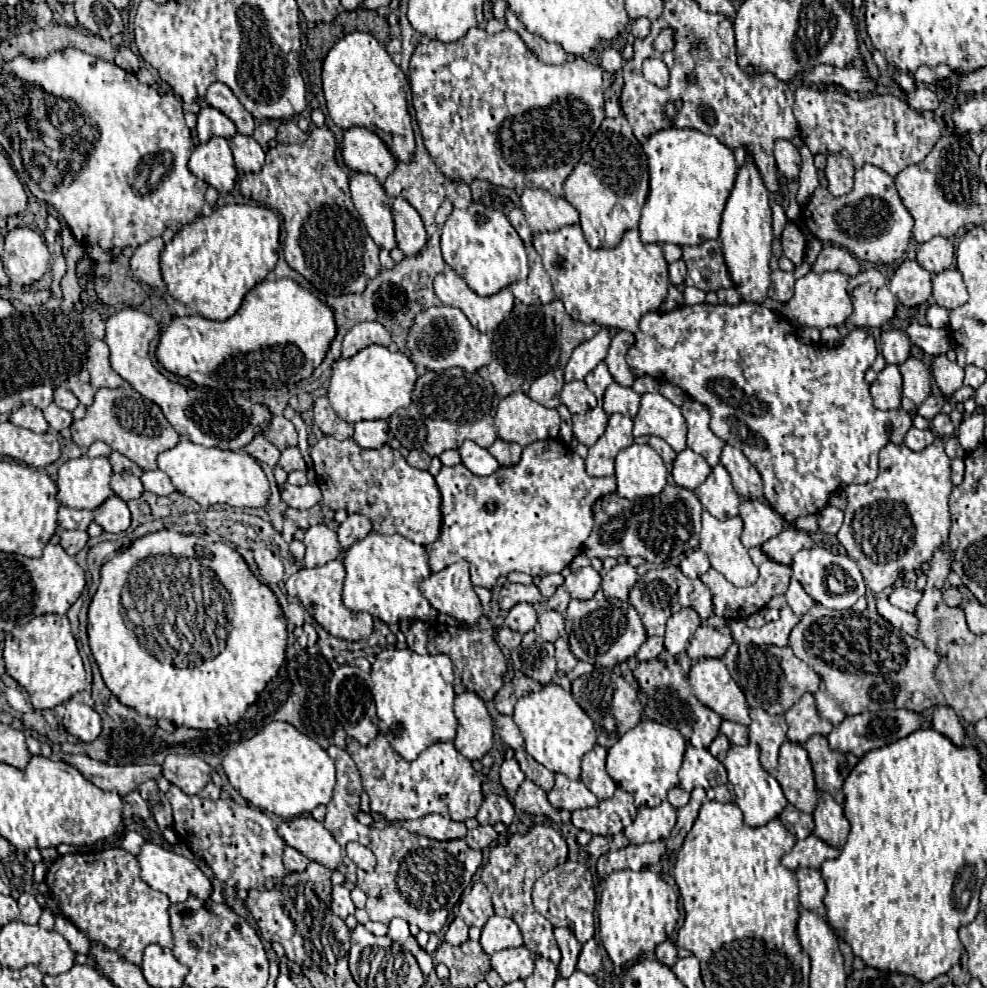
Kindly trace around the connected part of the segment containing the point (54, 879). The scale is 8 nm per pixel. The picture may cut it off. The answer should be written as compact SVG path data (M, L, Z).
M108 848L90 854L58 856L48 868L46 884L58 900L64 918L68 918L92 942L118 952L120 958L140 966L142 952L148 944L172 948L168 916L170 900L140 878L140 864L130 852Z

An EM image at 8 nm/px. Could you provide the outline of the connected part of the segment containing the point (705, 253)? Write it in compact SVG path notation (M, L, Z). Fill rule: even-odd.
M706 240L698 246L684 246L682 250L682 258L688 266L688 276L684 280L686 286L696 286L704 292L734 286L724 264L720 240Z

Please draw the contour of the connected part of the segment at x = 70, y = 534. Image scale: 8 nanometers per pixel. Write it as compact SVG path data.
M64 530L60 532L60 546L66 550L66 554L76 556L88 542L88 532L82 530Z

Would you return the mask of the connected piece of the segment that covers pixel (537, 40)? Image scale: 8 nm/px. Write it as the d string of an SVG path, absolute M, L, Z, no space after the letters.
M506 10L506 24L508 24L510 30L516 30L516 32L518 32L518 36L520 36L520 38L524 40L524 44L536 54L536 58L538 58L540 62L544 62L544 64L564 64L564 62L566 62L568 54L564 52L564 48L562 48L560 44L550 44L550 42L546 42L544 38L530 34L530 32L516 20L516 16L514 16L510 10Z

